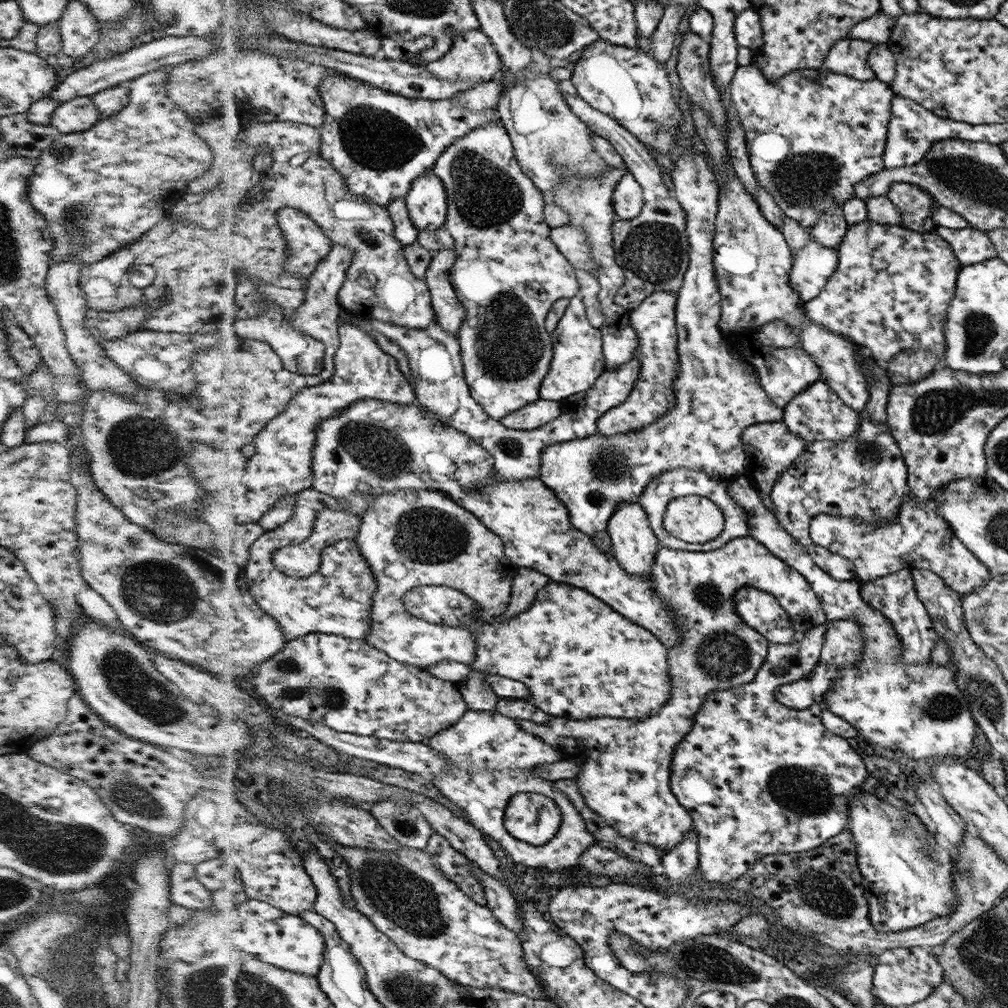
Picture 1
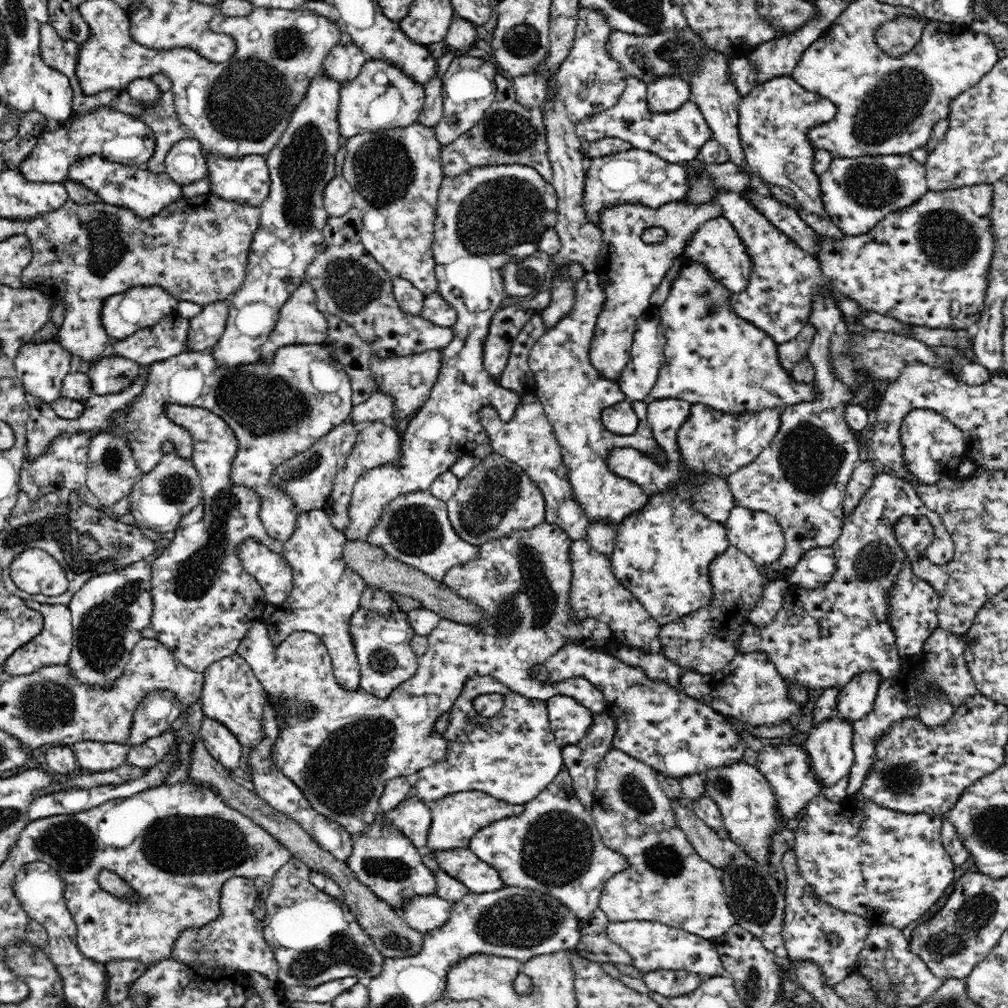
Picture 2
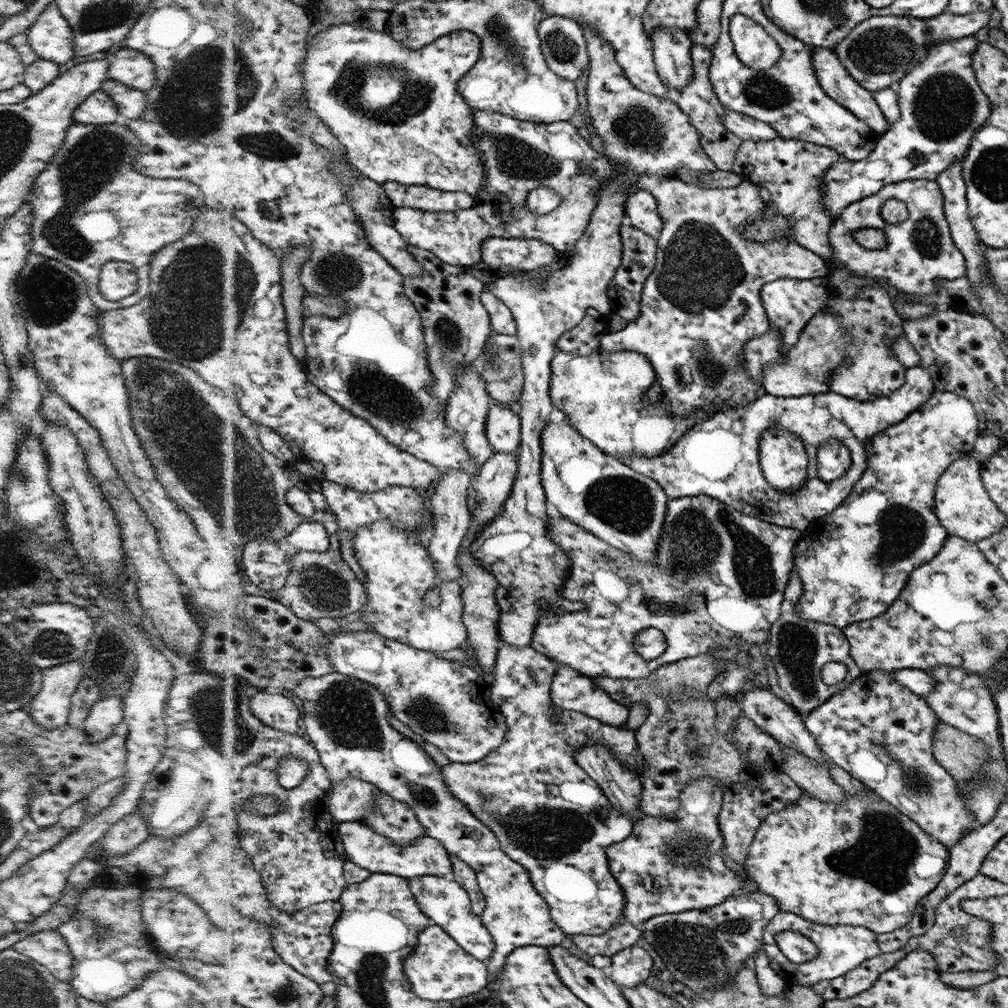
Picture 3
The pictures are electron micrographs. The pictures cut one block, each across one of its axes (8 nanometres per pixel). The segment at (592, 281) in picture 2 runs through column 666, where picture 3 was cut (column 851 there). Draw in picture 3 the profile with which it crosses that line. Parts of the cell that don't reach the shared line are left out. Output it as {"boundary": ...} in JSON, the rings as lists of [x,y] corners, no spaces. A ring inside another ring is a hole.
{"boundary":[[[835,438],[824,441],[817,450],[817,473],[830,482],[843,476],[851,466],[851,451]]]}

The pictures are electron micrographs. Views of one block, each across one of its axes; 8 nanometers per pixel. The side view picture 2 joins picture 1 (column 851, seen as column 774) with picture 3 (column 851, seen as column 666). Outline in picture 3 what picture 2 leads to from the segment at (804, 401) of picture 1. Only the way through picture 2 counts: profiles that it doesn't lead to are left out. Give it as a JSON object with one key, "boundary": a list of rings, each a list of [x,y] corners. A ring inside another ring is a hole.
{"boundary":[[[933,390],[930,400],[916,409],[915,412],[912,412],[906,420],[897,422],[895,425],[884,429],[883,432],[876,433],[875,436],[870,437],[871,441],[867,444],[867,448],[865,442],[864,451],[868,453],[866,472],[859,478],[850,496],[834,512],[815,518],[806,529],[801,530],[799,542],[796,544],[794,572],[798,573],[801,578],[802,588],[804,588],[804,592],[800,596],[800,600],[798,600],[798,605],[796,605],[796,611],[798,611],[798,615],[800,615],[803,622],[814,621],[837,627],[840,630],[854,623],[873,623],[873,620],[884,614],[890,605],[901,597],[903,590],[909,584],[910,574],[918,569],[919,566],[926,565],[927,562],[938,556],[939,550],[943,548],[947,538],[950,536],[946,527],[940,524],[934,512],[934,495],[937,480],[952,462],[970,456],[975,448],[976,437],[979,435],[979,417],[975,413],[974,404],[969,399],[950,391],[936,392]]]}

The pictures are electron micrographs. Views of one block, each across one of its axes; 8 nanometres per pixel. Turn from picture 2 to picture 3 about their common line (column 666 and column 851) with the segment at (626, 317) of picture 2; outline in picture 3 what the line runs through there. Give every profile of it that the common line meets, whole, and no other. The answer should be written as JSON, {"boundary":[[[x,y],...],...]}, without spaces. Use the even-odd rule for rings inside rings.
{"boundary":[[[916,180],[884,186],[878,193],[848,205],[842,214],[835,218],[829,230],[828,240],[836,259],[831,258],[827,262],[827,278],[838,269],[846,269],[863,277],[884,278],[908,299],[938,293],[942,282],[965,278],[966,258],[956,247],[944,202],[940,184],[930,180]],[[890,199],[906,204],[909,217],[904,222],[892,224],[882,217],[882,205]],[[861,228],[881,230],[886,234],[888,246],[882,250],[864,250],[858,242],[852,240],[853,232]]]}

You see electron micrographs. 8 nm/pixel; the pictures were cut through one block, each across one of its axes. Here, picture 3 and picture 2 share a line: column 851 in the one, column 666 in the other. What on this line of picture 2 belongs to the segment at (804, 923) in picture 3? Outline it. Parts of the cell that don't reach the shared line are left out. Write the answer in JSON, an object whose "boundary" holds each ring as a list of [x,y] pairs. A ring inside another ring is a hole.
{"boundary":[[[639,920],[608,922],[606,934],[612,942],[618,944],[632,957],[631,965],[640,973],[656,972],[656,970],[684,970],[706,978],[728,975],[713,943],[686,930],[661,922]]]}

